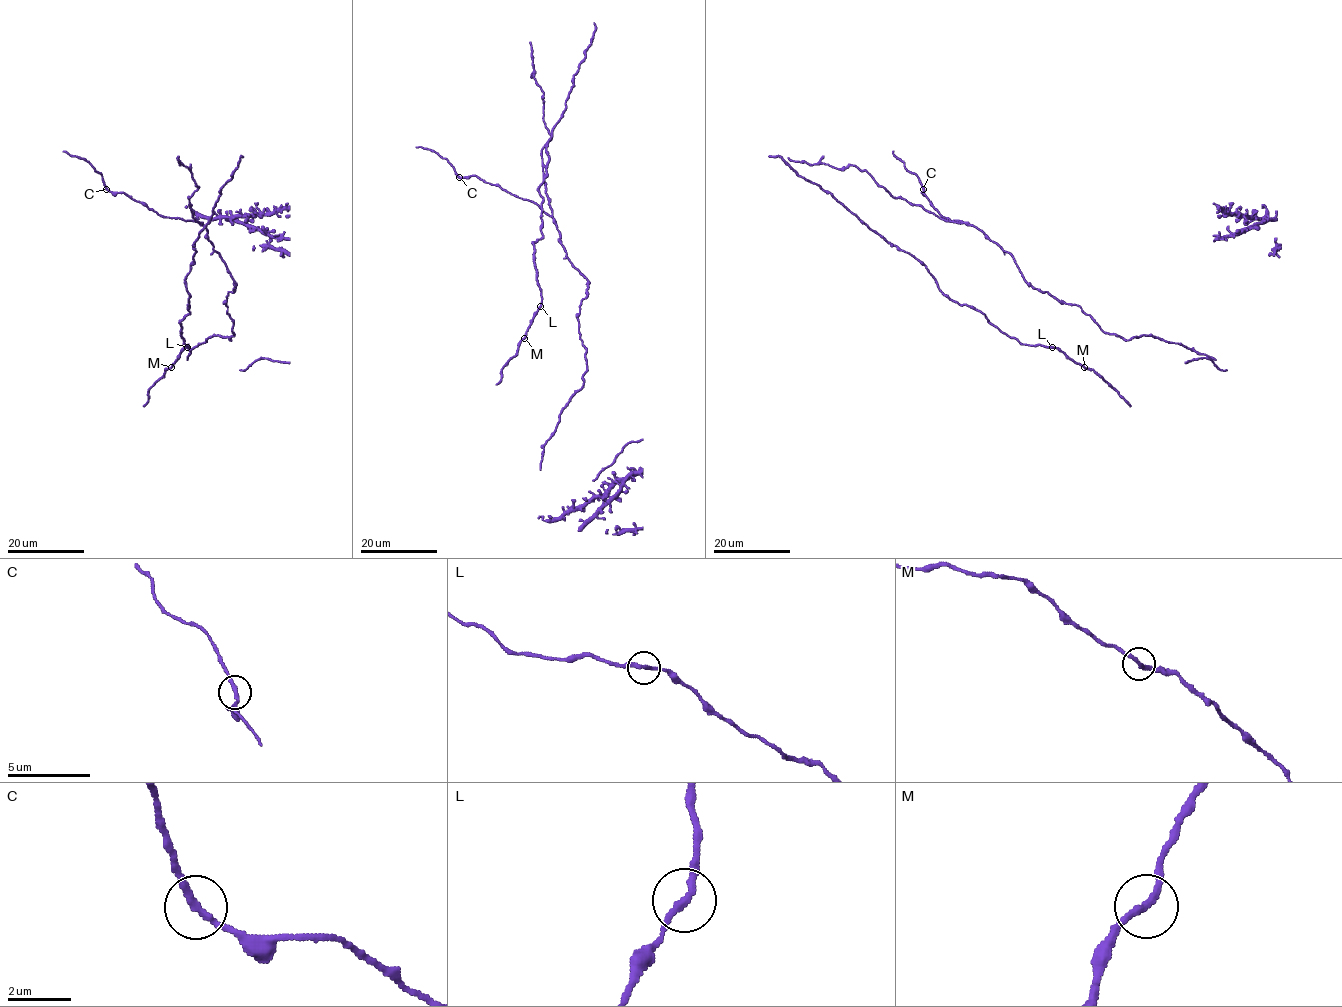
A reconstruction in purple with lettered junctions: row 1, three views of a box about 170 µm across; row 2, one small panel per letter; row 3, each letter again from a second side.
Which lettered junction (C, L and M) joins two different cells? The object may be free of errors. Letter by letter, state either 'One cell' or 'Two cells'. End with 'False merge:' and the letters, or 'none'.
C: One cell
L: One cell
M: One cell
False merge: none

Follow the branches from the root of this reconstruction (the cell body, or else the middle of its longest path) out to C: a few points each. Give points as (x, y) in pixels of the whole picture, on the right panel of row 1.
C: (976, 228), (943, 217), (921, 192), (923, 189)

